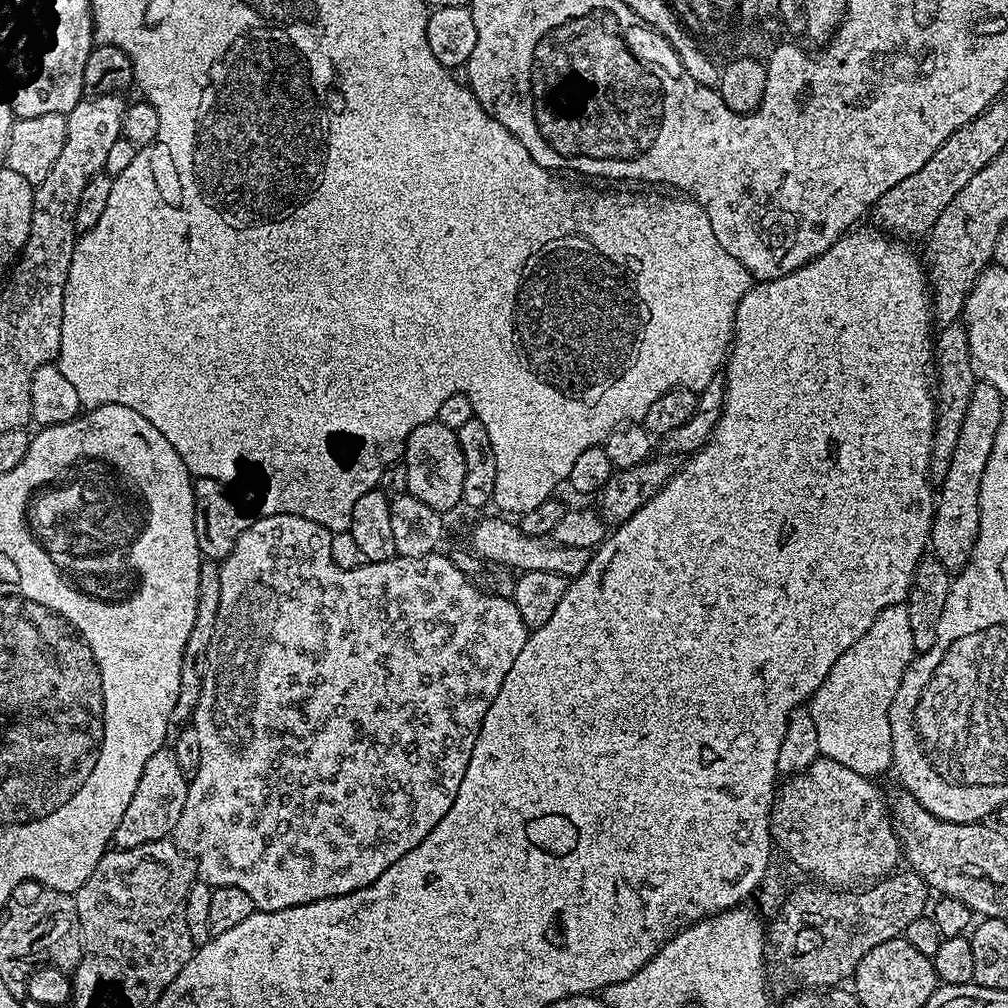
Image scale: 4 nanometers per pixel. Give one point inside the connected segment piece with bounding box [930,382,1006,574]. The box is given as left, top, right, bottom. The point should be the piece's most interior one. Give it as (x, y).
(955, 524)

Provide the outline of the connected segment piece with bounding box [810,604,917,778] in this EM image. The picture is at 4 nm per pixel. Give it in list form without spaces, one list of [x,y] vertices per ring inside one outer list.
[[[895,604],[882,610],[882,614],[874,618],[874,626],[870,626],[870,630],[866,630],[866,634],[830,666],[826,682],[818,686],[810,701],[814,730],[818,730],[818,750],[823,759],[842,762],[842,766],[850,766],[850,770],[869,778],[876,778],[879,772],[893,767],[890,710],[894,694],[898,694],[898,686],[902,686],[902,678],[916,655],[914,637],[910,635],[910,617],[906,615],[904,604]]]

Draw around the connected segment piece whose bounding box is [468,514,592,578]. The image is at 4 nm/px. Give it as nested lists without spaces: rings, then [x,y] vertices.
[[[503,515],[488,516],[480,520],[472,528],[468,536],[468,544],[484,560],[493,560],[496,564],[505,564],[508,568],[516,568],[517,573],[529,572],[530,570],[550,570],[554,574],[562,574],[569,578],[575,578],[586,570],[590,562],[592,552],[578,546],[562,546],[556,544],[547,548],[547,543],[542,542],[541,537],[531,536],[520,529],[519,523],[510,521]]]

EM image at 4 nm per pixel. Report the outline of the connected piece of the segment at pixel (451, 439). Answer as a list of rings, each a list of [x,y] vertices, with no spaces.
[[[436,419],[418,426],[406,442],[402,459],[406,466],[410,495],[426,502],[426,506],[441,514],[448,514],[451,508],[461,507],[466,458],[462,458],[462,446],[458,446],[455,428],[442,426]]]

